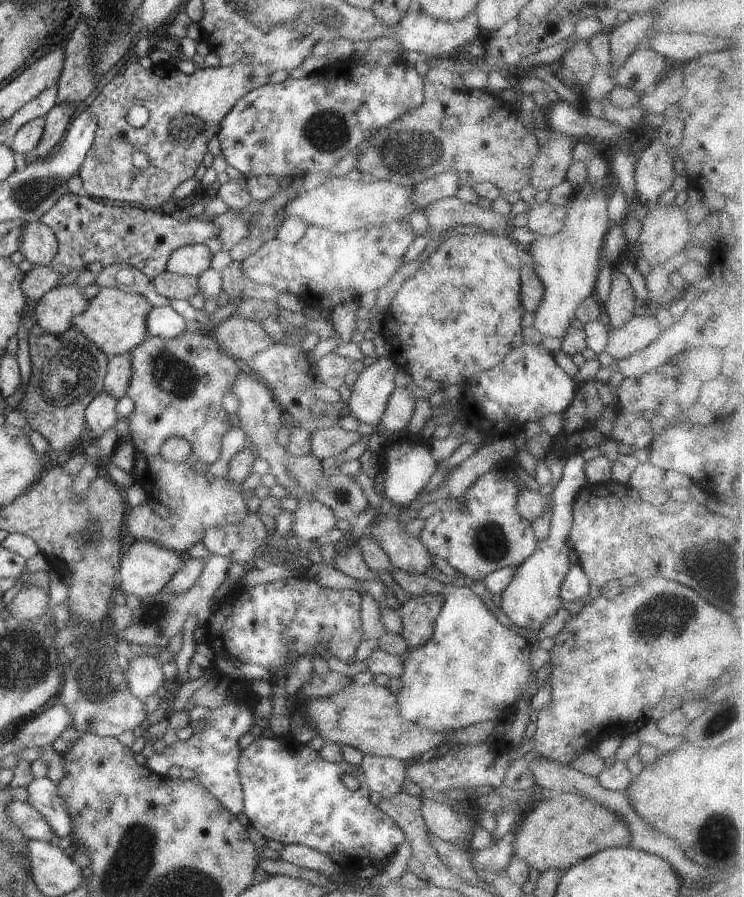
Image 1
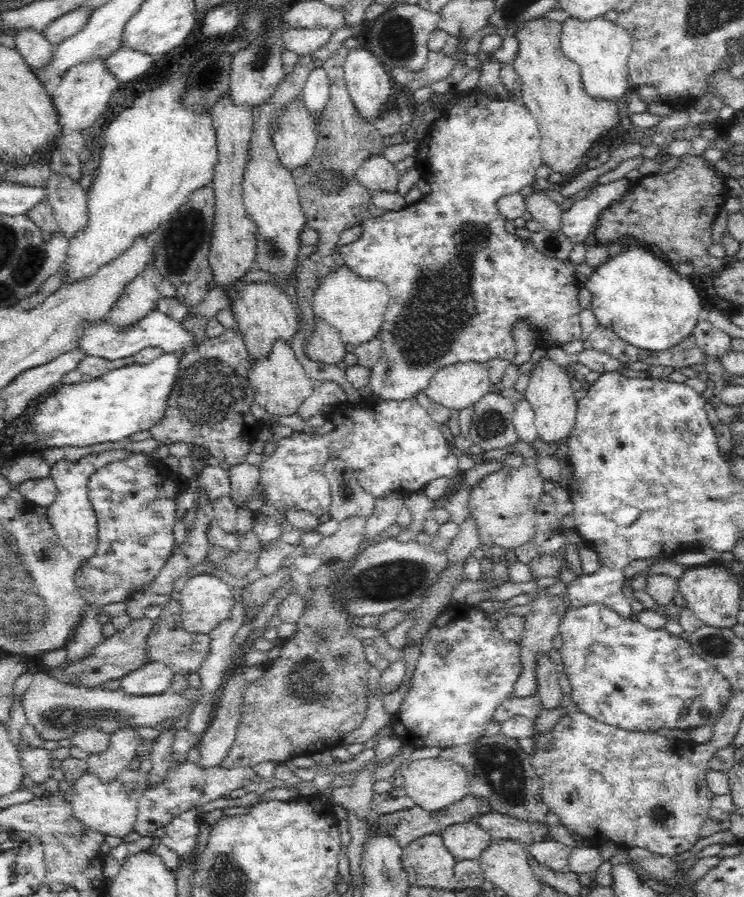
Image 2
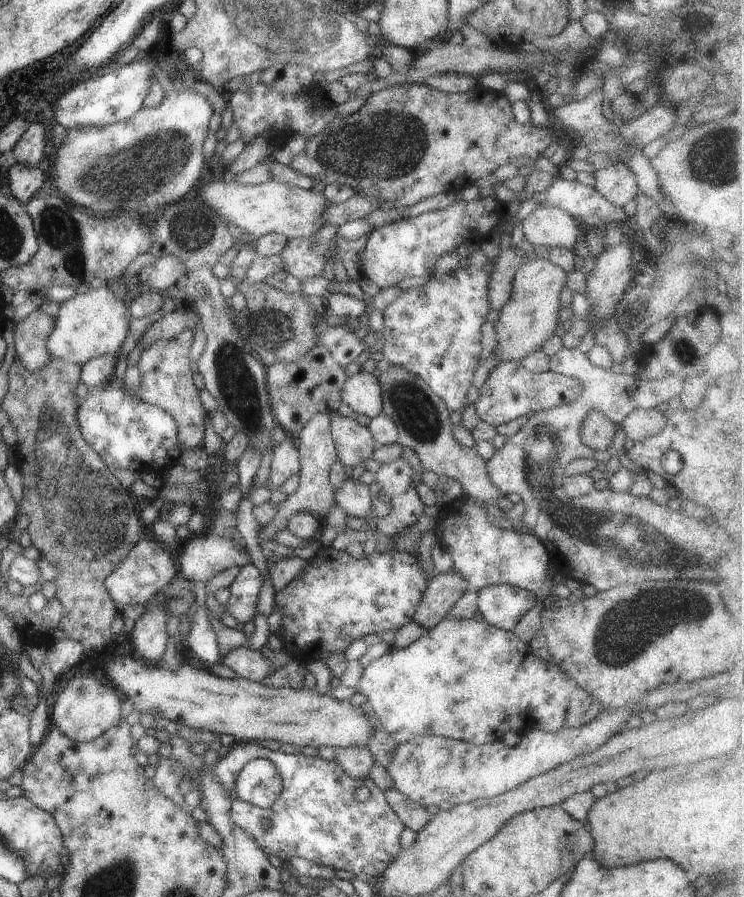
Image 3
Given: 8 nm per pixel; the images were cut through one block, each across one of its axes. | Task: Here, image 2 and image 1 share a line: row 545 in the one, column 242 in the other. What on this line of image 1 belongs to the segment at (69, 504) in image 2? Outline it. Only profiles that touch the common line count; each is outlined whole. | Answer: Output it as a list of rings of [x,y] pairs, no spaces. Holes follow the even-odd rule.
[[[138,62],[127,64],[102,90],[98,89],[96,99],[88,107],[88,112],[94,114],[98,120],[98,130],[92,148],[78,170],[84,194],[98,200],[138,204],[146,210],[160,208],[173,197],[176,186],[195,176],[194,172],[207,152],[208,140],[220,130],[222,118],[234,108],[234,103],[251,90],[268,83],[271,74],[266,66],[244,62],[203,69],[197,67],[191,75],[177,69],[165,73],[158,72],[156,67],[144,69]],[[138,105],[146,106],[149,110],[149,120],[142,128],[133,128],[126,121],[126,115],[132,106]],[[134,152],[144,152],[148,156],[150,166],[144,170],[136,168],[132,162]]]

